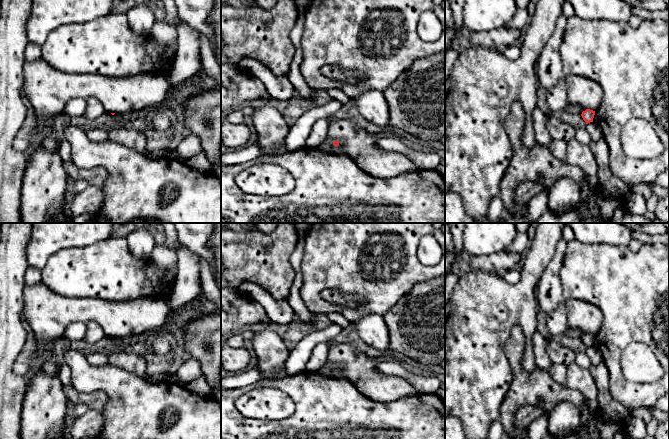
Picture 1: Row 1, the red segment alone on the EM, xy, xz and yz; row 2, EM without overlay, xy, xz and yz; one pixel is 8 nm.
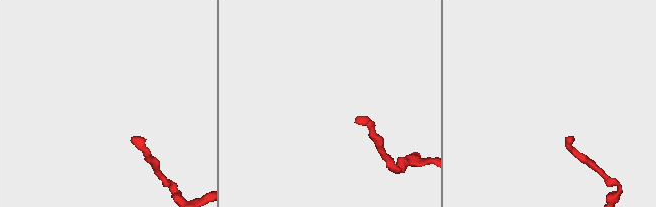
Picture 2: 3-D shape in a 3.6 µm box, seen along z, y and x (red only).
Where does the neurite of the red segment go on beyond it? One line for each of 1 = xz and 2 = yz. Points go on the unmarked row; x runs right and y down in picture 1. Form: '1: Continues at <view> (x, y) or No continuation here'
1: No continuation here
2: No continuation here

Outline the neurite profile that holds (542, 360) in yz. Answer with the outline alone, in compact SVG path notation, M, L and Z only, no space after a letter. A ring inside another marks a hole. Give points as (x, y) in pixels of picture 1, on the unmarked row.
M536 331L533 335L533 351L535 364L539 368L548 368L552 362L546 350L546 339Z

